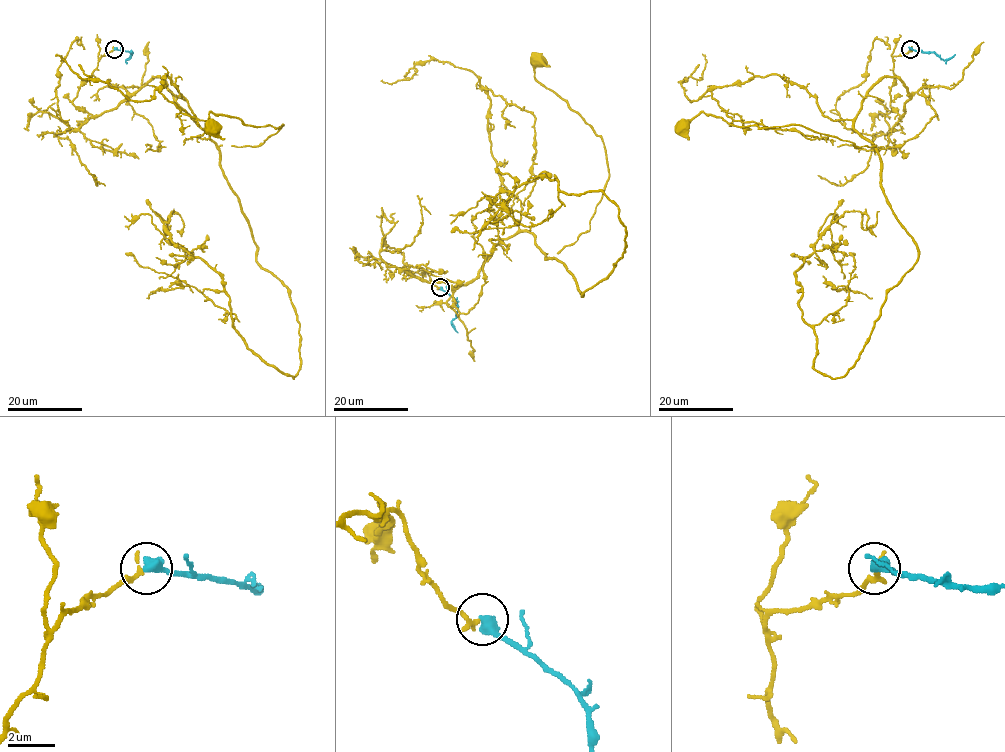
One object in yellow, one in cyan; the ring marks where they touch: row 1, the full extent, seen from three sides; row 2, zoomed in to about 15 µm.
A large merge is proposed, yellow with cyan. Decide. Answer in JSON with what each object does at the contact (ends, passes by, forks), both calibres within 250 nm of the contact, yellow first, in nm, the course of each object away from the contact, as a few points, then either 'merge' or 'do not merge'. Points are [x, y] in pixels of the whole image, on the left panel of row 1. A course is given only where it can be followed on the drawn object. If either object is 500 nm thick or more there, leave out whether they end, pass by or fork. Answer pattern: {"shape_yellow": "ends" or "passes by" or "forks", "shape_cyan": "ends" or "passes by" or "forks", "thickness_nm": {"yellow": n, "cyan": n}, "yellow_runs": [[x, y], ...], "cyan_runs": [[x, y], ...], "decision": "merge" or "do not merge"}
{"thickness_nm": {"yellow": 240, "cyan": 550}, "yellow_runs": [[114, 49], [72, 102], [93, 116], [160, 77], [218, 145], [261, 144], [283, 126], [210, 112], [209, 128]], "cyan_runs": [[114, 49], [132, 52], [126, 60], [132, 54]], "decision": "do not merge"}

